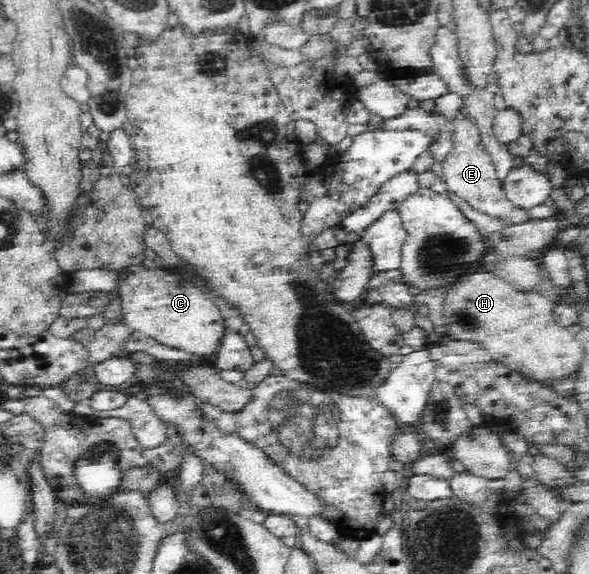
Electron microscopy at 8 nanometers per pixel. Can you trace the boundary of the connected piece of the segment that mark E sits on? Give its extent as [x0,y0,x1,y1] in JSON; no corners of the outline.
[442,107,531,227]

